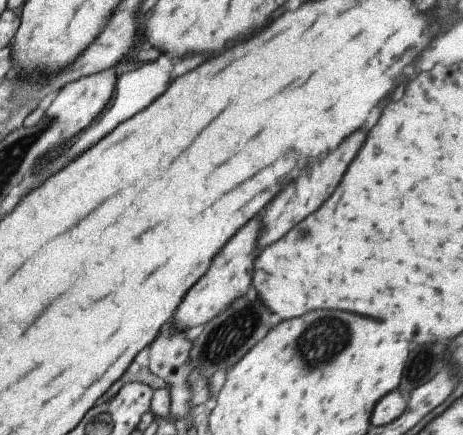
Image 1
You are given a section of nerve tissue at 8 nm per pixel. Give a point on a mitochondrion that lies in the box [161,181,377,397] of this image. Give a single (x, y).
(232, 333)

